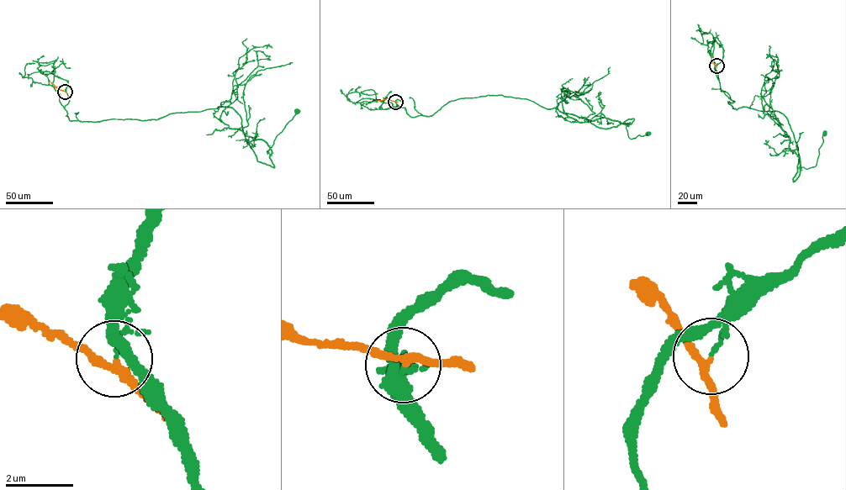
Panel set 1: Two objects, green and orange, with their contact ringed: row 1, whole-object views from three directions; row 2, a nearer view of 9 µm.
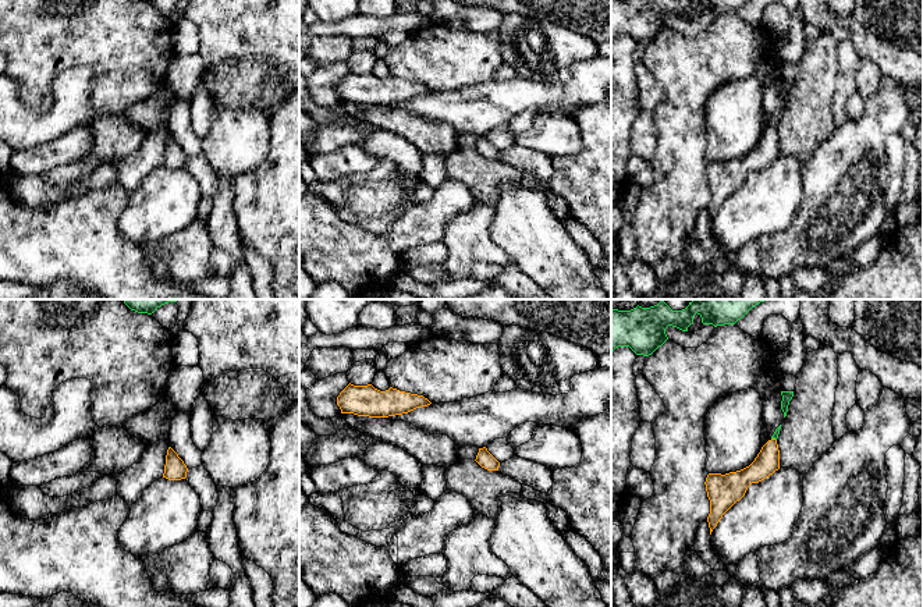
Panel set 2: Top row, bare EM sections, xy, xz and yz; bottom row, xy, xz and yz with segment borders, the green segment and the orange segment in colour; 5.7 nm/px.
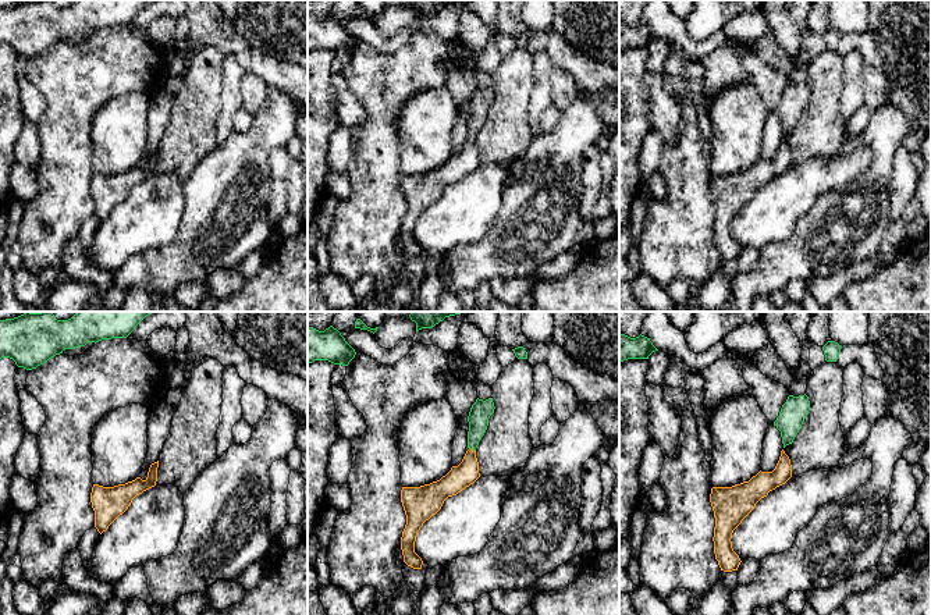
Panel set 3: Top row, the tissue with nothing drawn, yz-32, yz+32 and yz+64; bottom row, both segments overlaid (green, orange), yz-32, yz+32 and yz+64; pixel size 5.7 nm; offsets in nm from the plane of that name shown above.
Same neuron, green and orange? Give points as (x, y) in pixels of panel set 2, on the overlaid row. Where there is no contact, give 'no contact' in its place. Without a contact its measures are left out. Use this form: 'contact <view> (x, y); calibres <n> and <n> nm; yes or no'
contact yz (774, 437); calibres 30 and 140 nm; no

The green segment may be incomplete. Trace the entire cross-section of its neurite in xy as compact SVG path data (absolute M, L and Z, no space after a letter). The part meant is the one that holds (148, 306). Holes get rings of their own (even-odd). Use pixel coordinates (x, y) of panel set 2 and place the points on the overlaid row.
M123 299L123 301L131 310L152 315L161 305L168 302L177 302L178 299Z

